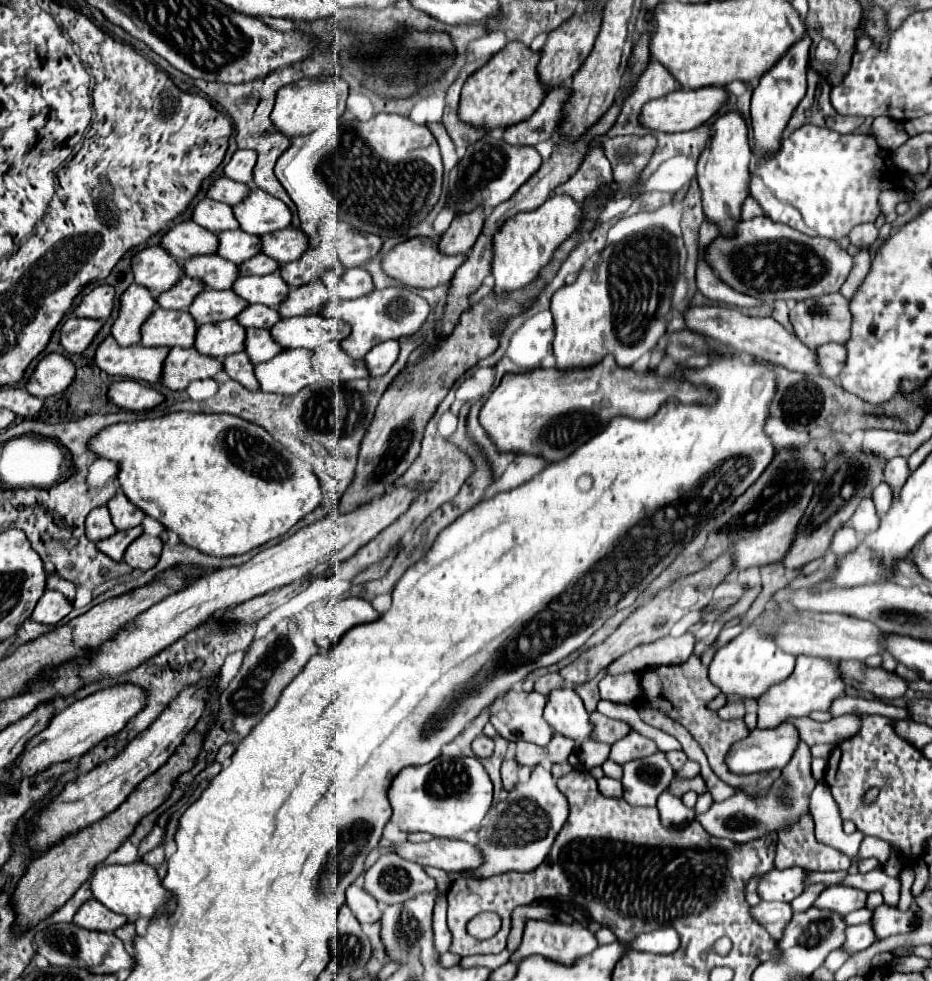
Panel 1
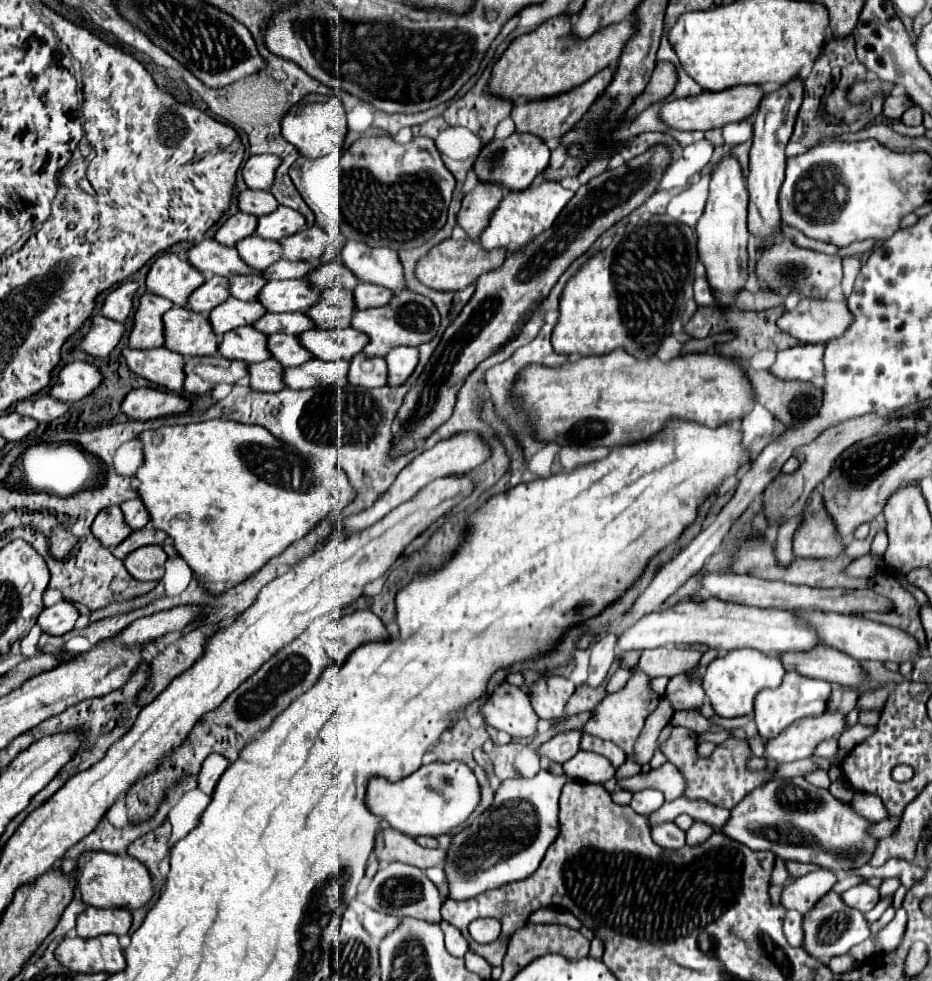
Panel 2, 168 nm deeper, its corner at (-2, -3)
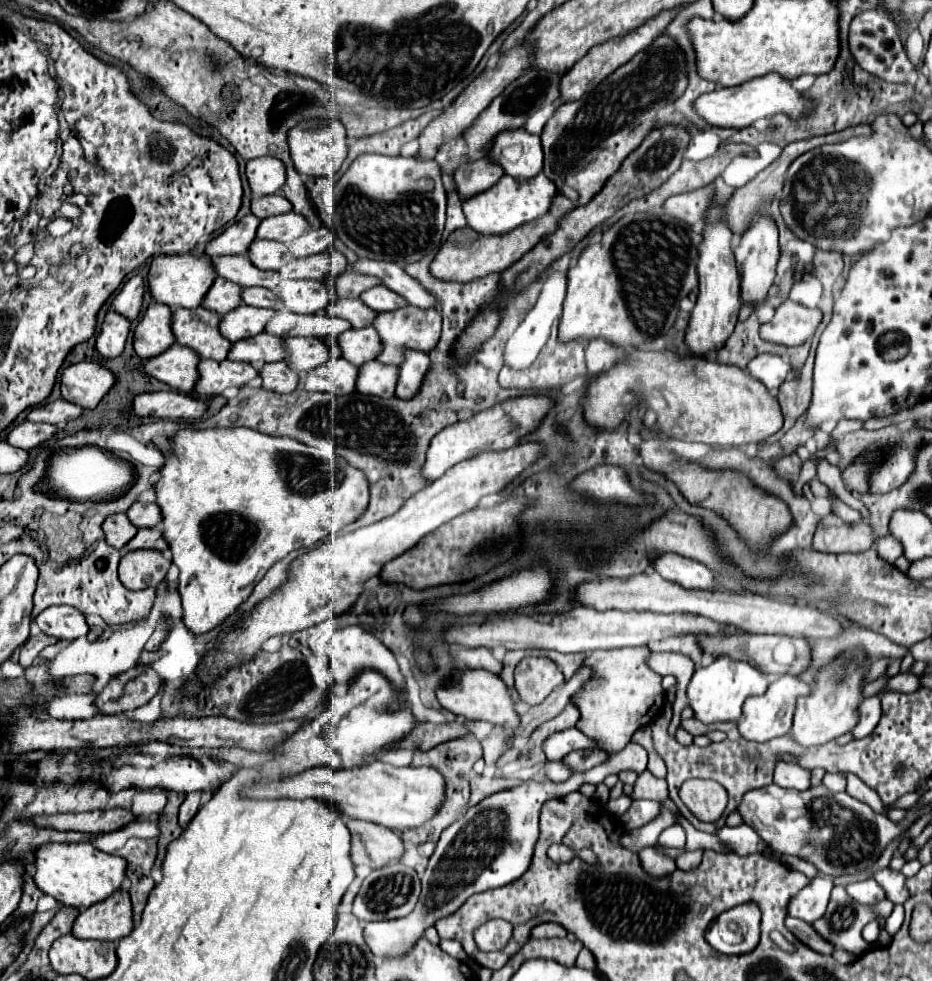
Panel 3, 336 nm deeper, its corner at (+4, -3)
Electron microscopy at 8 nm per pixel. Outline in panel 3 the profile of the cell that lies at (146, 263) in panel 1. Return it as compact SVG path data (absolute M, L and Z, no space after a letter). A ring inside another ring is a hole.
M173 254L173 256L155 256L149 268L149 288L153 298L159 304L169 308L197 308L203 304L207 290L215 280L215 268L209 256L191 256L191 254Z

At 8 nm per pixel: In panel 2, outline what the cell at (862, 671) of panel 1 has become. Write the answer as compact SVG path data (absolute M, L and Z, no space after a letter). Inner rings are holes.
M817 646L809 652L787 652L781 656L787 672L795 670L809 678L819 678L841 686L861 686L865 682L865 670L859 660L845 652Z

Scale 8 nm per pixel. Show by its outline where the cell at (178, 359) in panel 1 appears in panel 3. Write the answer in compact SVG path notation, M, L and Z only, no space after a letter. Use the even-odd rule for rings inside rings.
M201 360L195 392L199 396L217 396L229 386L245 386L255 376L259 376L259 372L247 362Z

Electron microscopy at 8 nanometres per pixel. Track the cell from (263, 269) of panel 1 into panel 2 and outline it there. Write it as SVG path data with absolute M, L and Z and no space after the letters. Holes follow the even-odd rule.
M285 258L277 260L277 264L271 264L263 270L265 280L283 280L283 278L305 278L305 274L311 270L307 262L289 262Z

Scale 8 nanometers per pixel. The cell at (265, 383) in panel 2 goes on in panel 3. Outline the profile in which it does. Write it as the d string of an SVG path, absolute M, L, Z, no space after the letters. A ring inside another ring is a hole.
M285 360L263 366L259 374L263 378L263 388L271 392L279 392L279 394L289 394L297 390L299 380L301 380L301 374L293 372Z

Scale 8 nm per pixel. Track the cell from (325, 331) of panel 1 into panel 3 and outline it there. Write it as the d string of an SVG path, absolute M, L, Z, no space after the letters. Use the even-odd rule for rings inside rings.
M351 328L339 336L339 344L343 358L355 364L357 368L367 360L375 360L375 356L379 356L379 348L383 348L383 342L379 340L375 328L361 328L361 330Z

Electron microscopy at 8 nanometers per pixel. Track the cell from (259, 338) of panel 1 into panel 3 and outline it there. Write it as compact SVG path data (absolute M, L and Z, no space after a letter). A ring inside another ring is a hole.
M285 338L285 350L287 350L287 362L295 372L309 372L321 364L325 364L331 358L339 358L339 344L337 340L325 340L319 338Z

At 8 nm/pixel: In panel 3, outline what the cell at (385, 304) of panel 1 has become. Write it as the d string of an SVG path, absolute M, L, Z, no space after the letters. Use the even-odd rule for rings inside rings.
M407 304L405 308L397 308L393 312L381 312L375 318L375 330L379 332L383 340L383 352L379 354L379 362L383 364L393 364L399 366L403 364L403 352L405 350L421 350L421 352L431 352L435 344L439 342L441 336L441 314L437 310L421 310L417 306Z

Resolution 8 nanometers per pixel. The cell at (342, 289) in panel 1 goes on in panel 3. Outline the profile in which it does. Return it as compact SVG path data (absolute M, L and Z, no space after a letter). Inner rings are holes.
M375 286L375 288L369 288L367 292L361 294L361 300L375 312L385 312L385 310L395 310L395 308L403 308L407 302L391 292L387 286Z

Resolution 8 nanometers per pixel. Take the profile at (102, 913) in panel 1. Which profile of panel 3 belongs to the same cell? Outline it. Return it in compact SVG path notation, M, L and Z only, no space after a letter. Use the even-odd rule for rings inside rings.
M127 890L115 892L107 900L89 906L77 916L73 924L75 938L91 938L101 942L105 940L115 942L127 936L131 930L133 930L133 908Z

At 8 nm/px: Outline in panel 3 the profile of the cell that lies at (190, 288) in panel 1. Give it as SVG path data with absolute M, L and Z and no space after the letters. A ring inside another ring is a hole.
M221 276L215 278L211 290L207 292L203 306L217 312L219 316L225 316L227 312L235 310L237 306L241 306L241 288L235 282L229 282Z

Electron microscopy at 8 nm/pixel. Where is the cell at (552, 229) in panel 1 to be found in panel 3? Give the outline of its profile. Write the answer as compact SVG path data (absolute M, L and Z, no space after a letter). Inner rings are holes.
M543 172L535 176L535 180L511 180L511 176L505 174L495 186L491 186L483 194L475 194L463 200L463 214L467 218L467 224L481 234L505 234L525 222L545 216L555 194L555 184Z

